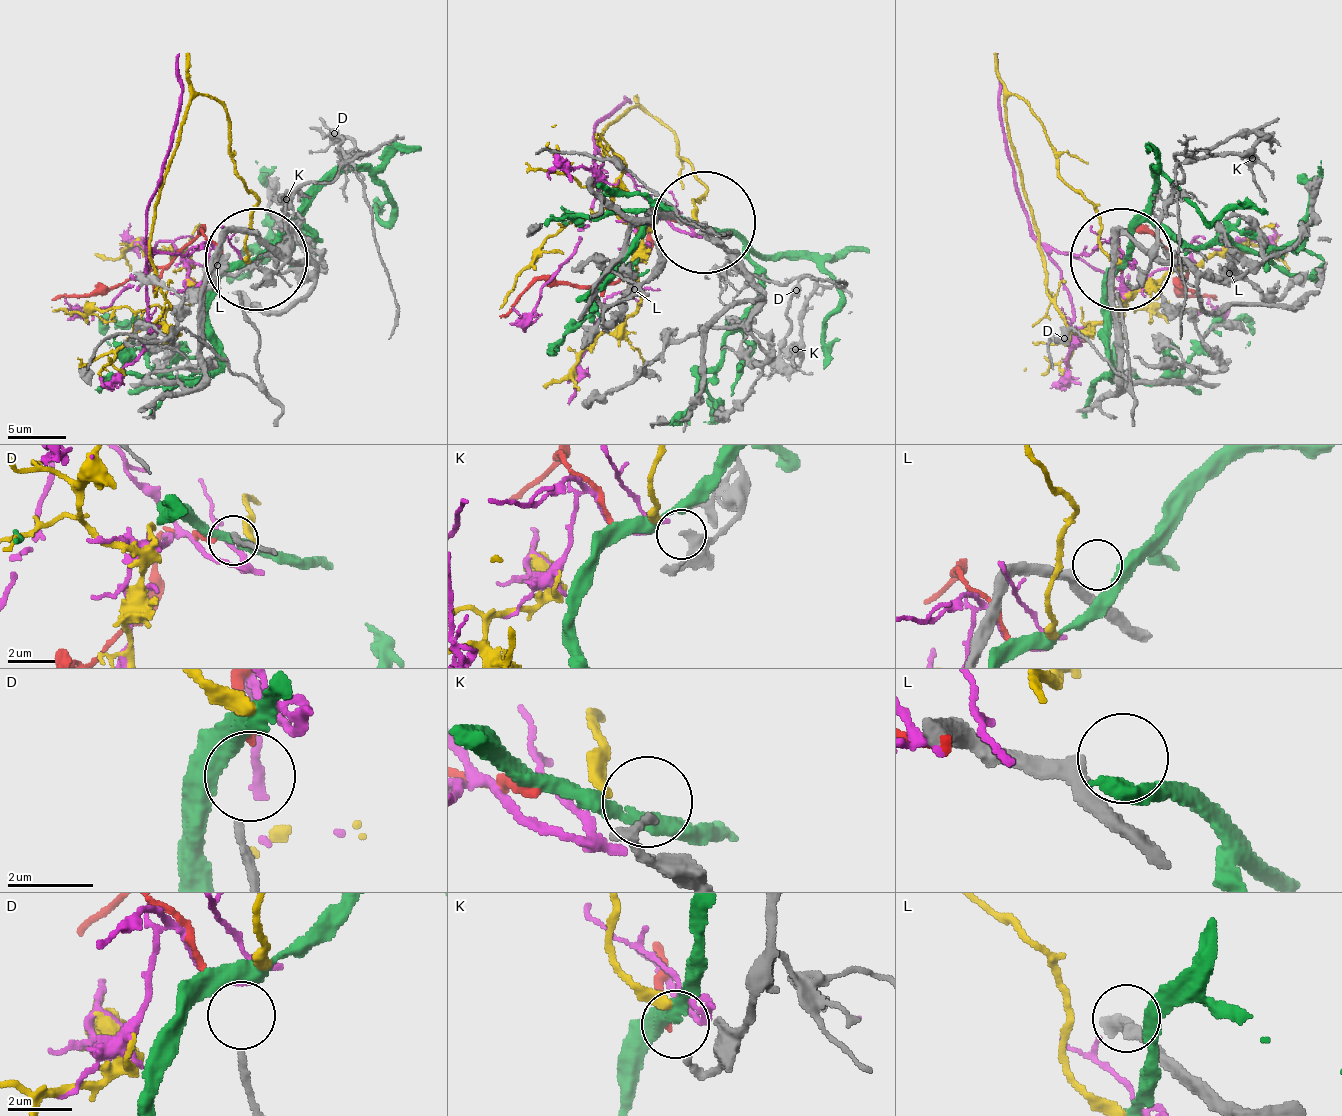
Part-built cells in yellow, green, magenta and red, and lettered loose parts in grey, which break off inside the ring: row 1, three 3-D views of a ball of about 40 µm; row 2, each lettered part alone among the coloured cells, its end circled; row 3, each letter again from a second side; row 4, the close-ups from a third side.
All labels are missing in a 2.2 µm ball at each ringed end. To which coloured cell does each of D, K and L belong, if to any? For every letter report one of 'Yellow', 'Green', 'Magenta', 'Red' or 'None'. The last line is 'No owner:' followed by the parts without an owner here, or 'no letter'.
D: Red
K: Yellow
L: None
No owner: L

